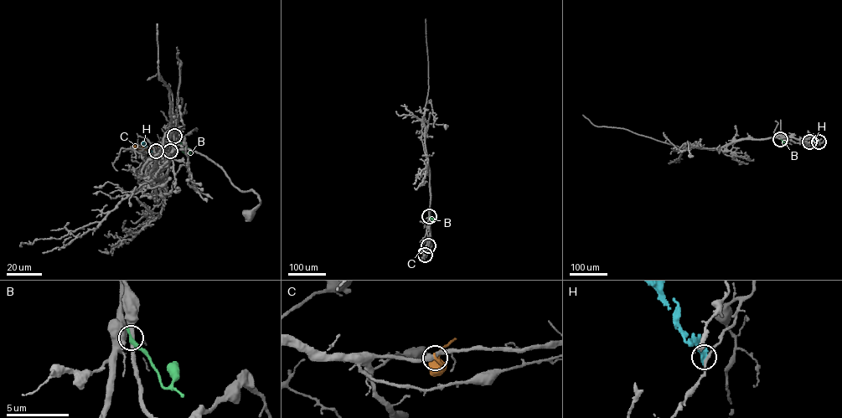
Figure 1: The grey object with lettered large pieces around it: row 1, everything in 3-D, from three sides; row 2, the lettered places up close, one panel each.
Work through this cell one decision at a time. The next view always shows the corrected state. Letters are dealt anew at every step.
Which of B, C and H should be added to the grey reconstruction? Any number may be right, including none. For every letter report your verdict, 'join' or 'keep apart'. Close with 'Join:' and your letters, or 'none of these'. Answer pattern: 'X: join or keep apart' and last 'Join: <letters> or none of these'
B: keep apart
C: keep apart
H: keep apart
Join: none of these

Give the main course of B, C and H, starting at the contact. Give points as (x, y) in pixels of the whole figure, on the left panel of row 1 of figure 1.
B: (174, 136), (183, 147), (188, 148), (190, 152), (186, 153), (183, 148)
C: (170, 151), (160, 147), (140, 149), (134, 146)
H: (156, 151), (149, 151), (142, 143)

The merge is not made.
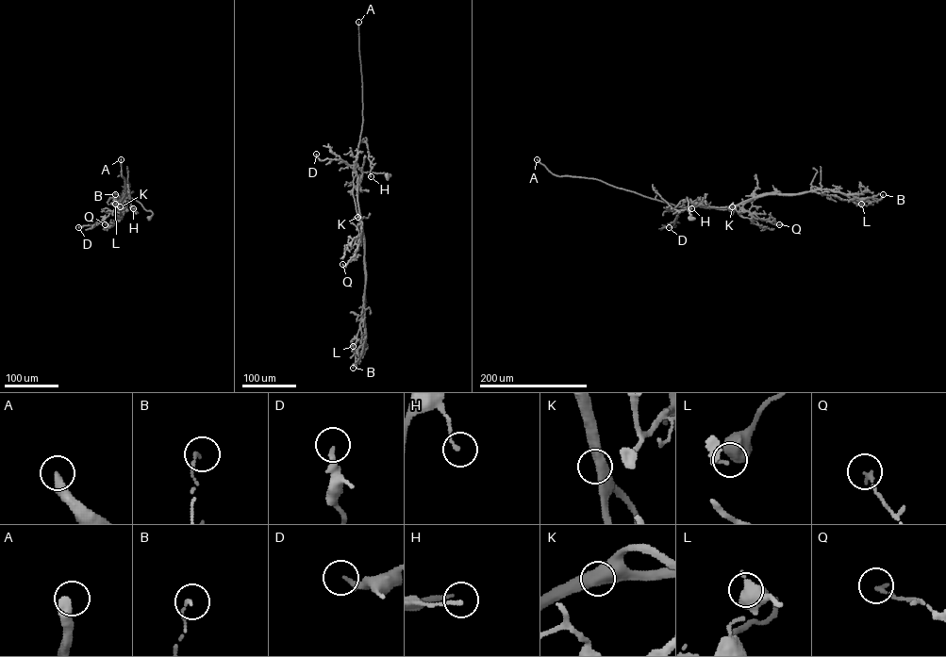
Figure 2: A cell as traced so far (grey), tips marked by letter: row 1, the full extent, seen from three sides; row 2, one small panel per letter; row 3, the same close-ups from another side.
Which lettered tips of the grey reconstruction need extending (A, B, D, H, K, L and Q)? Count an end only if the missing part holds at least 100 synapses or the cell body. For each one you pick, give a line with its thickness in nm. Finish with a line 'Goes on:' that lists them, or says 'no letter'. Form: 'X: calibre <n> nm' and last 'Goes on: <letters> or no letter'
A: calibre 440 nm
Goes on: A

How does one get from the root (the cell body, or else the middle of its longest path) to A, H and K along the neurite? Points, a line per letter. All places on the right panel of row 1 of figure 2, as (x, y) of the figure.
A: (690, 218), (688, 198), (677, 206), (596, 179), (557, 176), (537, 159)
H: (690, 218), (688, 198), (677, 206), (655, 200), (656, 192), (674, 209), (691, 208)
K: (690, 218), (687, 198), (695, 205), (732, 206)

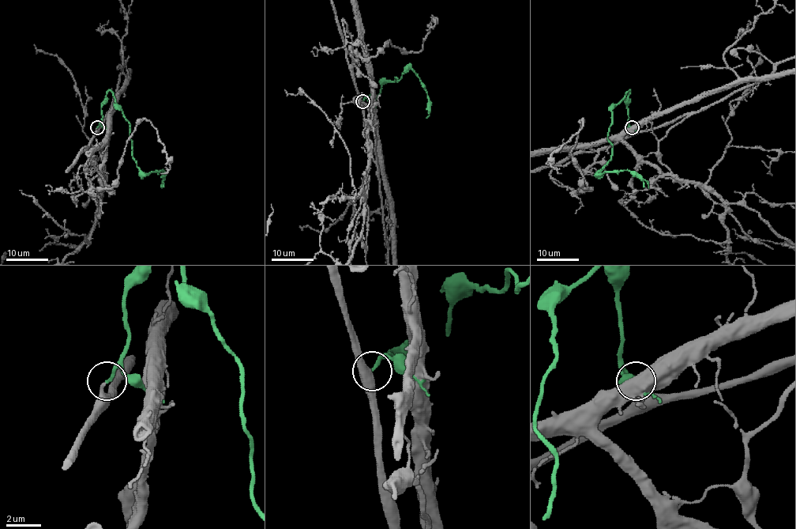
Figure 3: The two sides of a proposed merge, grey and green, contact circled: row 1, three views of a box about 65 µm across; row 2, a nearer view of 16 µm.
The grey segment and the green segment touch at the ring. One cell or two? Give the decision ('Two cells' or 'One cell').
One cell

